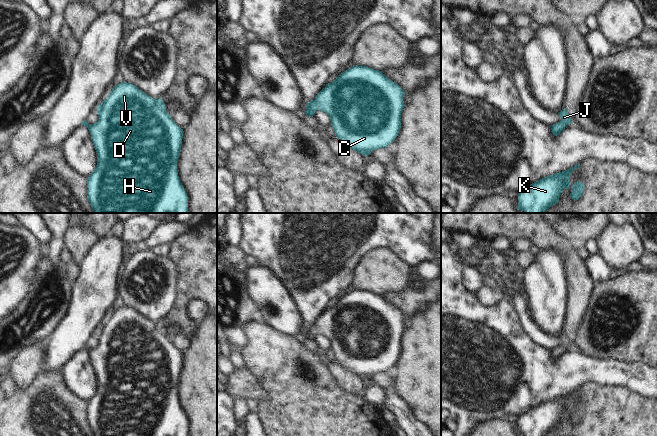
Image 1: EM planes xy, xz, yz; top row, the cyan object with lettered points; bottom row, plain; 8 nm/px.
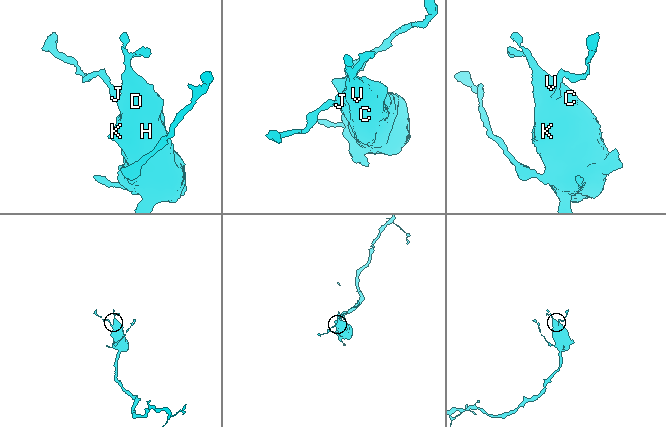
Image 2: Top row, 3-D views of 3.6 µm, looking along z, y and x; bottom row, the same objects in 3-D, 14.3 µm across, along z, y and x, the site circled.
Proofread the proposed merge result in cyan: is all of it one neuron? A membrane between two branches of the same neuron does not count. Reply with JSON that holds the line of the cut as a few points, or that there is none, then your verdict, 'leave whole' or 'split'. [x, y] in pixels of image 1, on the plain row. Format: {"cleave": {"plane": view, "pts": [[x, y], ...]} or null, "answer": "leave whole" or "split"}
{"cleave": null, "answer": "leave whole"}

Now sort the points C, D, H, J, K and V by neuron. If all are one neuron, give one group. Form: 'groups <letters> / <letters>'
groups C D H J K V

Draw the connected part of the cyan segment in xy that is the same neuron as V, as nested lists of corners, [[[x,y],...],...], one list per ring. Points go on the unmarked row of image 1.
[[[122,306],[114,310],[109,320],[97,331],[98,345],[93,349],[88,348],[86,344],[81,349],[88,352],[93,369],[97,377],[97,389],[94,395],[87,402],[87,421],[94,436],[188,436],[188,420],[180,406],[177,393],[177,385],[181,375],[183,353],[181,353],[167,337],[164,325],[154,323],[144,317],[137,310]]]

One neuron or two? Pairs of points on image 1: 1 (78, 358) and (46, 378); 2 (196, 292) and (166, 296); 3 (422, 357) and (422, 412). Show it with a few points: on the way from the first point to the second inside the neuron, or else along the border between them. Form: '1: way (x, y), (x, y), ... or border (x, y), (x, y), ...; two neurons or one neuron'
1: border (60, 370), (63, 381), (71, 392); two neurons
2: border (179, 272), (176, 298), (171, 310), (165, 316); two neurons
3: way (422, 371), (422, 398); one neuron

